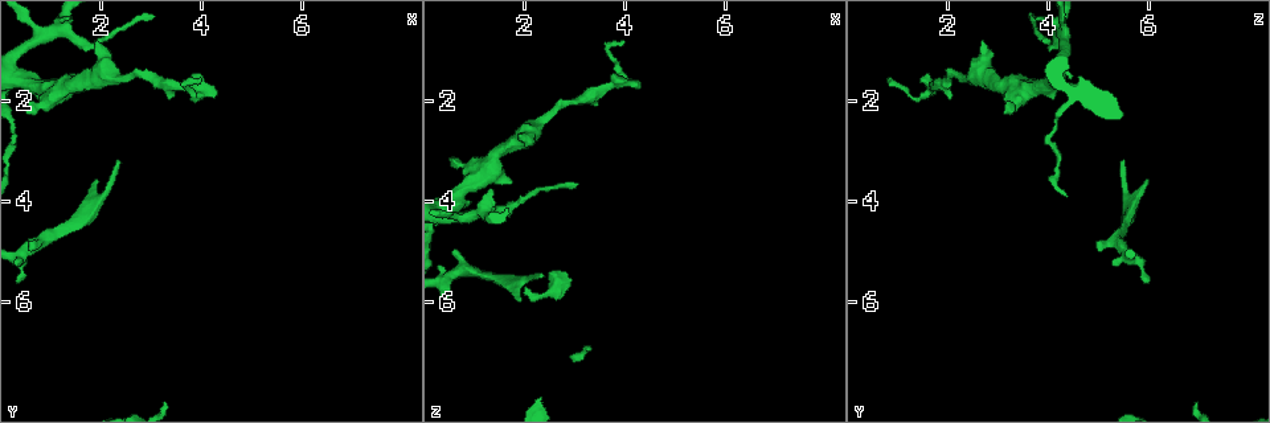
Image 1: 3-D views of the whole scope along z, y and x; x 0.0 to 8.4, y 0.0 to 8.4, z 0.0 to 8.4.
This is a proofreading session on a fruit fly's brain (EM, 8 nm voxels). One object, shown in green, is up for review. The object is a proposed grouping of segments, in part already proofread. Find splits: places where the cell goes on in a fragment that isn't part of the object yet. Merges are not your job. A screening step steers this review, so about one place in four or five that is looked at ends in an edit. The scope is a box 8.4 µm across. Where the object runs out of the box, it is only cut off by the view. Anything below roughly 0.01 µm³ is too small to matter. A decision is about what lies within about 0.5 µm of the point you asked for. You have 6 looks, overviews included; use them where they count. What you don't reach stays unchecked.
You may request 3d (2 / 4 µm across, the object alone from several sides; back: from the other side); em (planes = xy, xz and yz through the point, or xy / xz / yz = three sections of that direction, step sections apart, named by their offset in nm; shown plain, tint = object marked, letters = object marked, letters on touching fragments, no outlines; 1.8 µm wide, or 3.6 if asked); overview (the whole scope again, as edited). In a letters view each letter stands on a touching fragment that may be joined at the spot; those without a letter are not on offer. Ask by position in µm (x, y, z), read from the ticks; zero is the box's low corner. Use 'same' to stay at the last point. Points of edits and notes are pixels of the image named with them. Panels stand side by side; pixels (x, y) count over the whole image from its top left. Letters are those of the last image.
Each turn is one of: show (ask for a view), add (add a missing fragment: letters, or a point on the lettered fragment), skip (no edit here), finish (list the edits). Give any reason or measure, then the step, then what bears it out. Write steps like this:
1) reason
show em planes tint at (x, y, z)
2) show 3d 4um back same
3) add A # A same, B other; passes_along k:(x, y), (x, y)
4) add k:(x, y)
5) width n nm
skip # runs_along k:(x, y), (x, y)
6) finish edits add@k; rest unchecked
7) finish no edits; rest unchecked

free end
show 3d 2um back at (4.30, 1.85, 1.75)

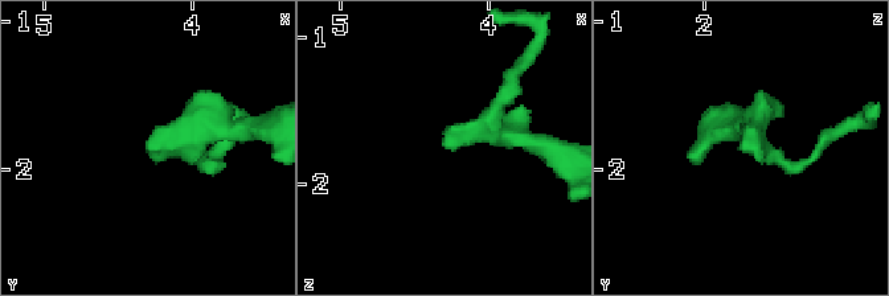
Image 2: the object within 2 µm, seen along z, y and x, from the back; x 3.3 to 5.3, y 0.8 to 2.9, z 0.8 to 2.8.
need the tissue
show em planes letters at (4.30, 1.86, 1.74)

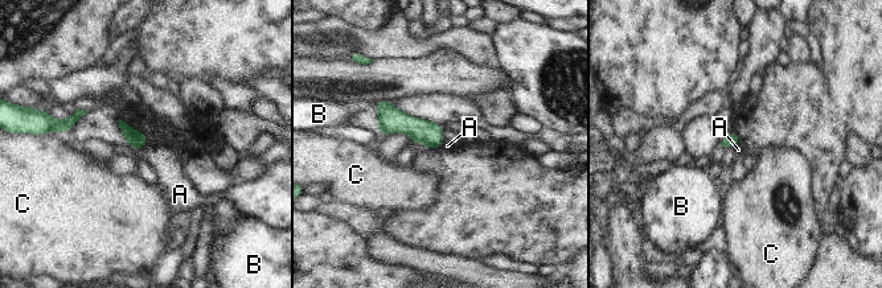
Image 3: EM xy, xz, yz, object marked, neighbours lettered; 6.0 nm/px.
skip # A other, B other, C other; none of them fits

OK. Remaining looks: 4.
free end
show em planes letters at (1.95, 3.55, 5.95)

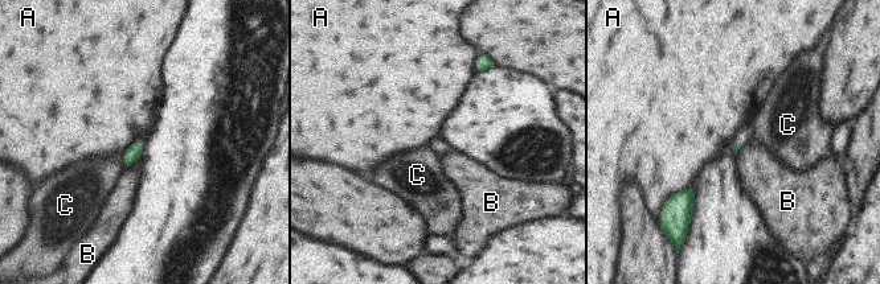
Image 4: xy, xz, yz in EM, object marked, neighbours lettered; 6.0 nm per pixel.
skip # A other, B other, C other; border 4:(691, 184), (672, 193), (666, 200); none of them fits

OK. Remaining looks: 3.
an open end
show 3d 2um at (0.60, 4.80, 4.95)

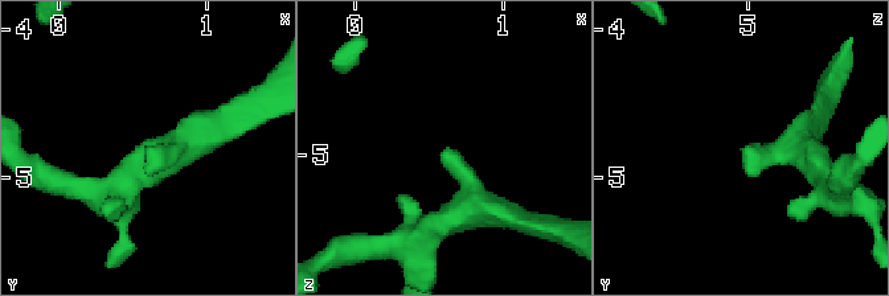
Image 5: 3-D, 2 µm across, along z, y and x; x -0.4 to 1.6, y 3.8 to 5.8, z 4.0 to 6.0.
arm_widths 200, 260 nm; now the EM
show em planes letters at (0.60, 4.84, 4.96)

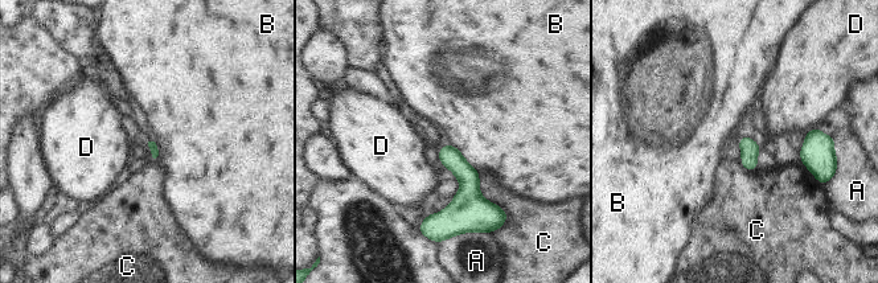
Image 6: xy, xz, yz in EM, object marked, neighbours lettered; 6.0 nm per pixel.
longest_contact C 300 nm
skip # A other, B other, C other, D other; border 6:(451, 143), (478, 172); none of them fits

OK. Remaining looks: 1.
finish no edits; rest unchecked

